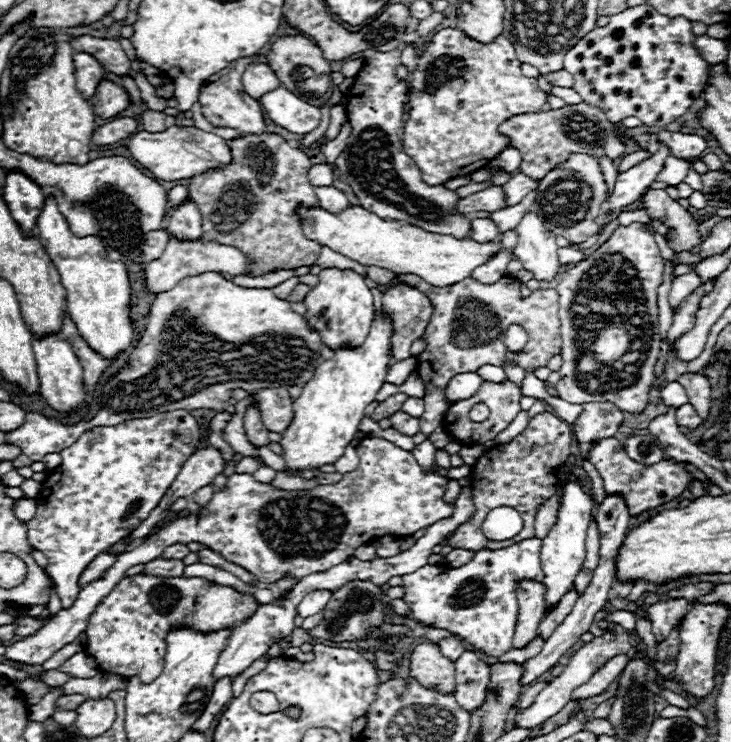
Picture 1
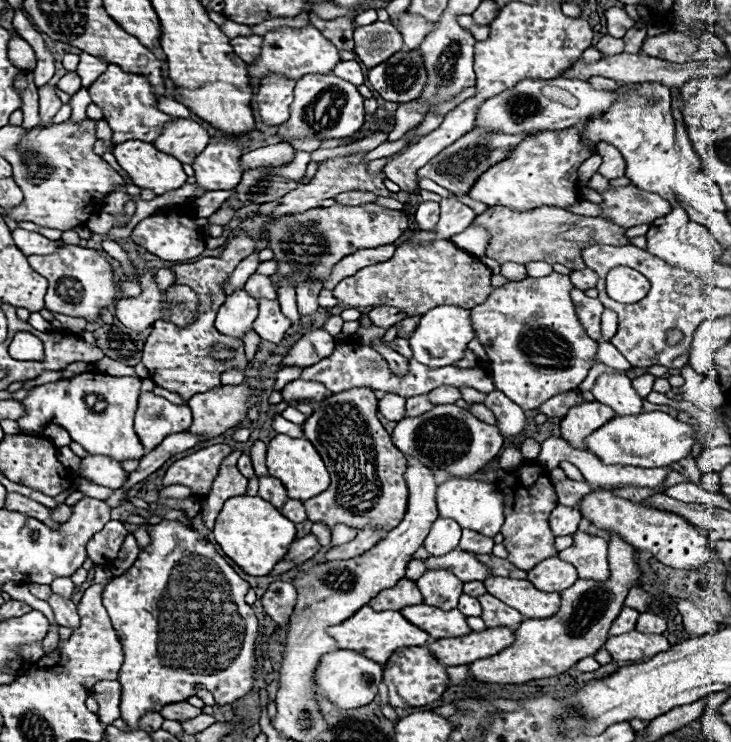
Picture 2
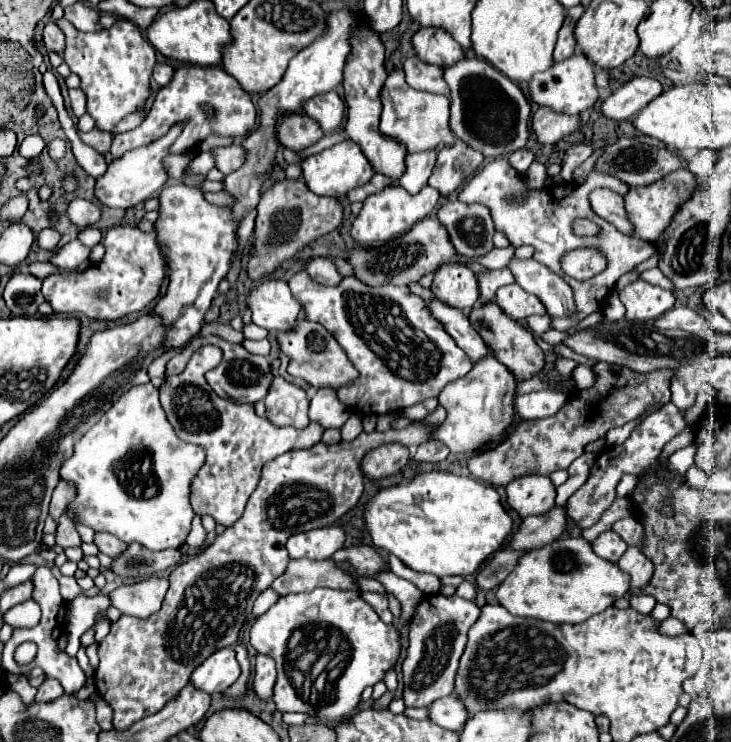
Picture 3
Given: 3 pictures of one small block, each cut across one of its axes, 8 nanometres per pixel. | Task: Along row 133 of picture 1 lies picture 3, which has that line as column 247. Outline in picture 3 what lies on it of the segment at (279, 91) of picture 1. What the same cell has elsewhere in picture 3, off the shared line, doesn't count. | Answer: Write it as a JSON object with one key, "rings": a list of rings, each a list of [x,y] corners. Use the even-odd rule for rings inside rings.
{"rings":[[[266,278],[260,286],[246,294],[246,308],[252,312],[252,322],[268,332],[294,328],[302,308],[292,298],[284,280]]]}

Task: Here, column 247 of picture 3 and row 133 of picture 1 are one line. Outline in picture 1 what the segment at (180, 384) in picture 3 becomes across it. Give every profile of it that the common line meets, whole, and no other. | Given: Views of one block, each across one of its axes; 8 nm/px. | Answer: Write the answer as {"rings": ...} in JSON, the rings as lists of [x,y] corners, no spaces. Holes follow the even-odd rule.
{"rings":[[[442,28],[426,44],[422,56],[416,58],[410,92],[410,116],[404,126],[404,152],[416,162],[422,180],[432,186],[442,186],[454,176],[466,176],[484,168],[496,154],[510,146],[510,140],[498,134],[498,126],[508,116],[540,112],[546,104],[546,92],[540,90],[536,78],[520,72],[520,60],[506,36],[498,36],[492,44],[476,44],[460,28]]]}

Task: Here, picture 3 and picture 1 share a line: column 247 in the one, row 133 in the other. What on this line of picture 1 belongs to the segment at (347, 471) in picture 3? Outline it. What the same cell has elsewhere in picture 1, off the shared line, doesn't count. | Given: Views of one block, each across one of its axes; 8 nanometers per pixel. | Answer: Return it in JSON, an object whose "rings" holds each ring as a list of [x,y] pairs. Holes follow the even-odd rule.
{"rings":[[[584,102],[558,110],[512,116],[500,126],[500,132],[508,134],[512,138],[510,146],[518,148],[522,154],[522,164],[518,170],[534,180],[542,180],[552,168],[564,164],[564,160],[568,160],[572,154],[588,154],[596,160],[602,156],[616,160],[626,154],[626,144],[618,134],[618,124],[610,122],[600,108],[592,108]]]}

